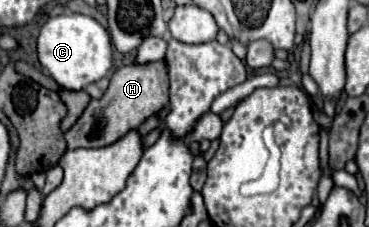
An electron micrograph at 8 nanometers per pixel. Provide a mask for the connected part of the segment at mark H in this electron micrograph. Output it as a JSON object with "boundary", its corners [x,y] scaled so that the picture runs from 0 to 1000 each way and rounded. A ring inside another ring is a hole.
{"boundary":[[[355,278],[322,295],[285,401],[263,445],[247,445],[209,542],[176,586],[182,656],[214,648],[290,648],[371,568],[388,533],[425,507],[458,454],[458,313],[453,278]]]}

